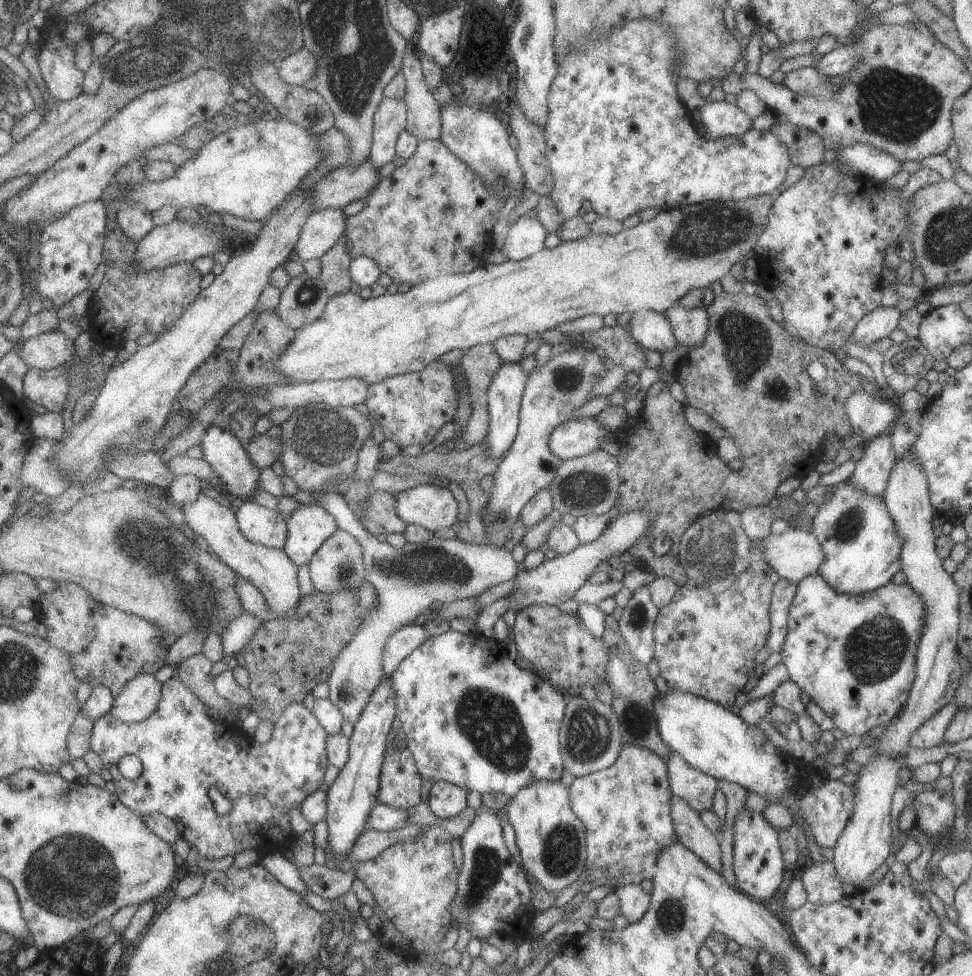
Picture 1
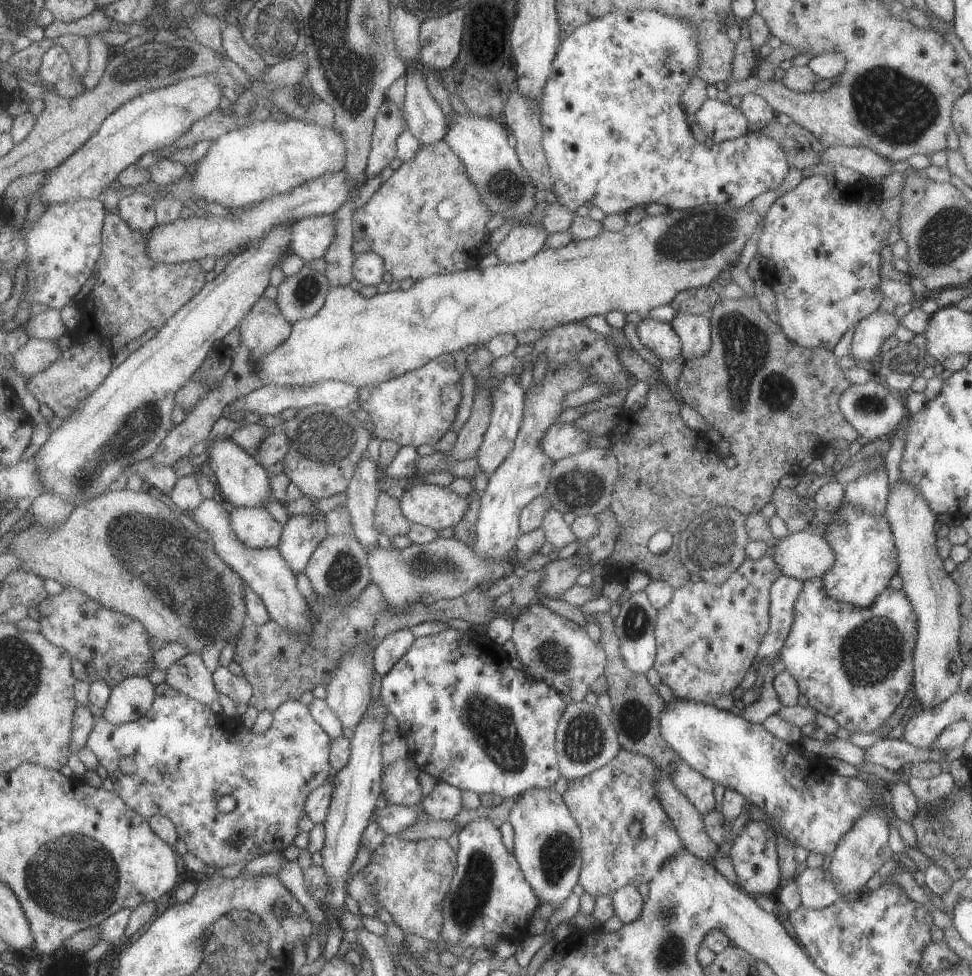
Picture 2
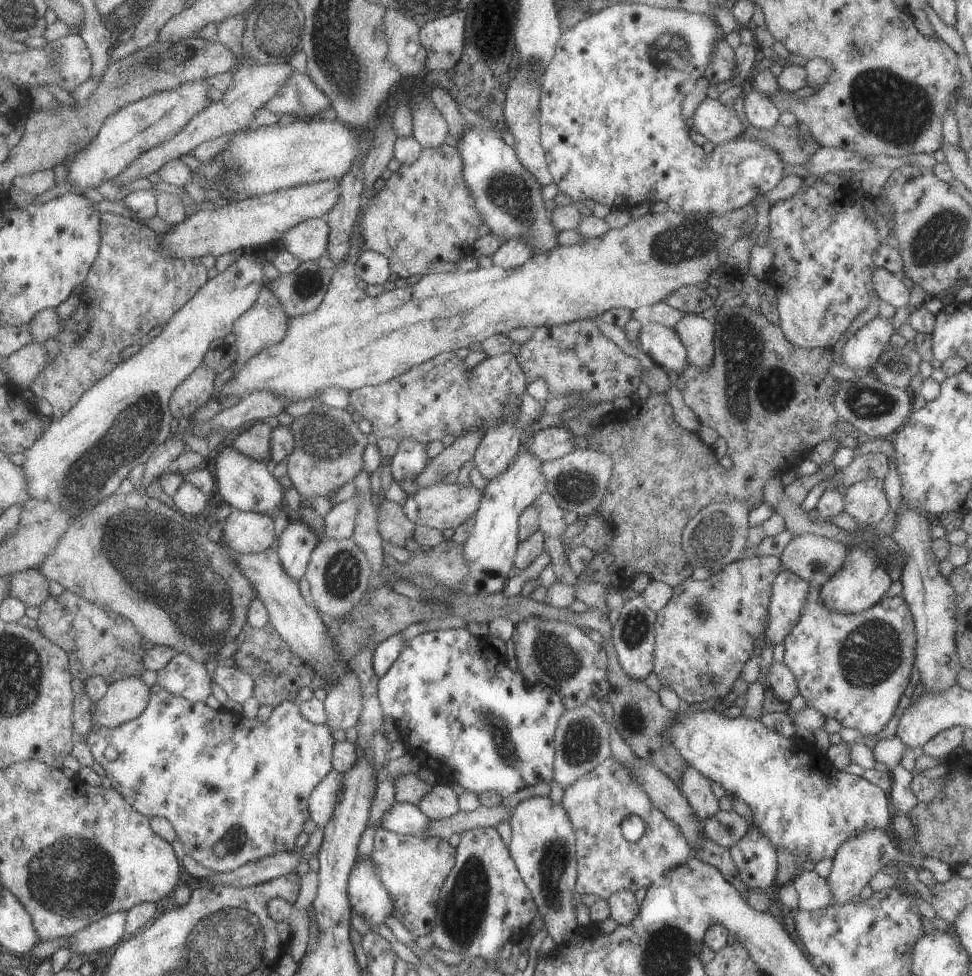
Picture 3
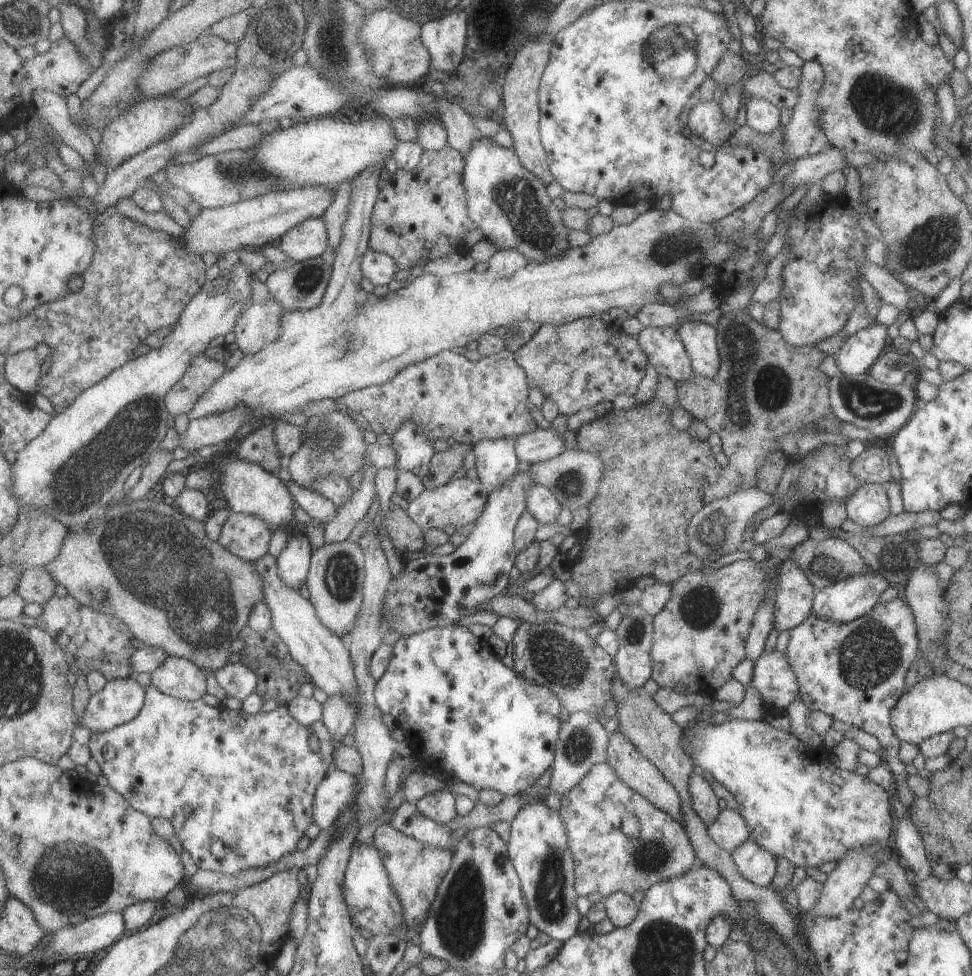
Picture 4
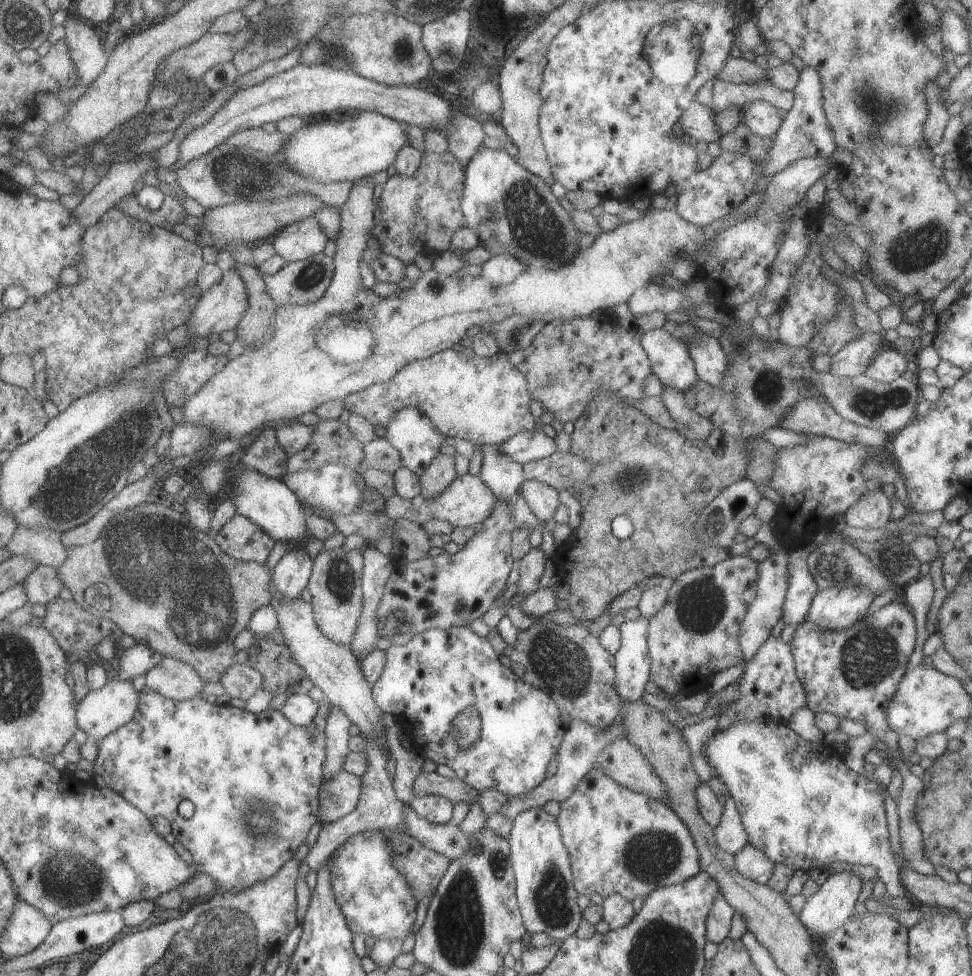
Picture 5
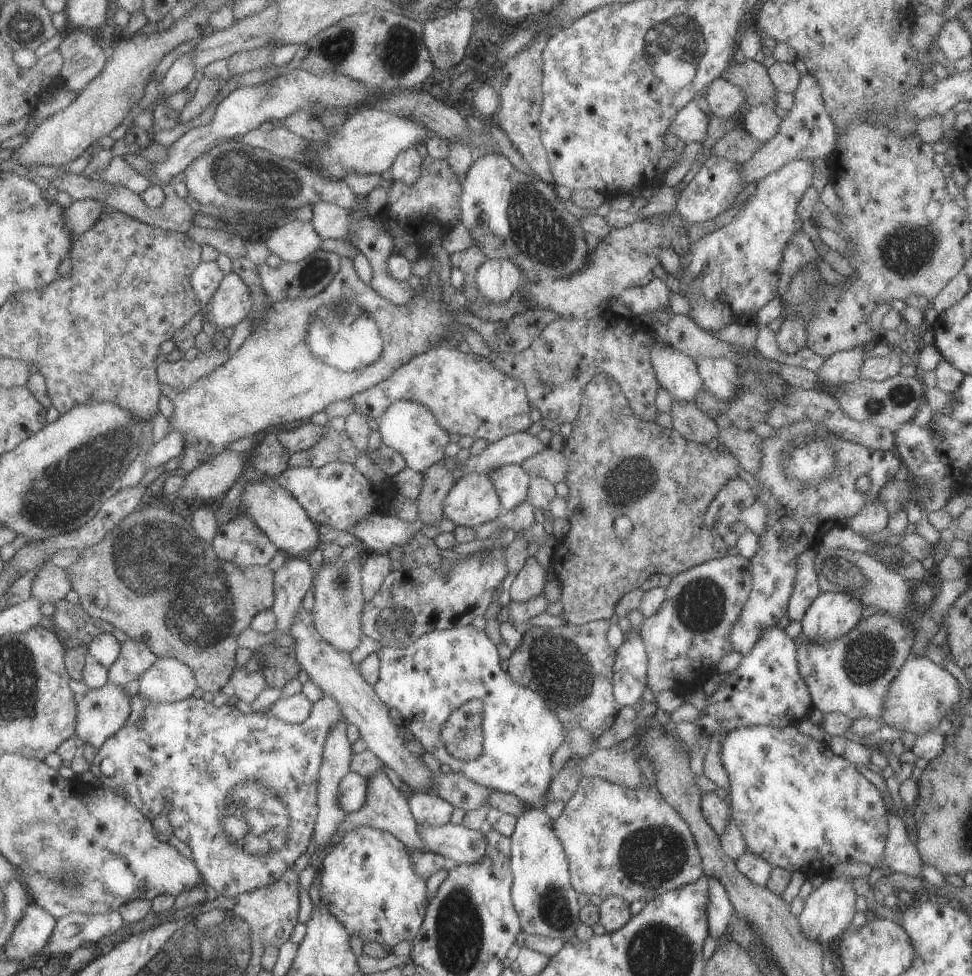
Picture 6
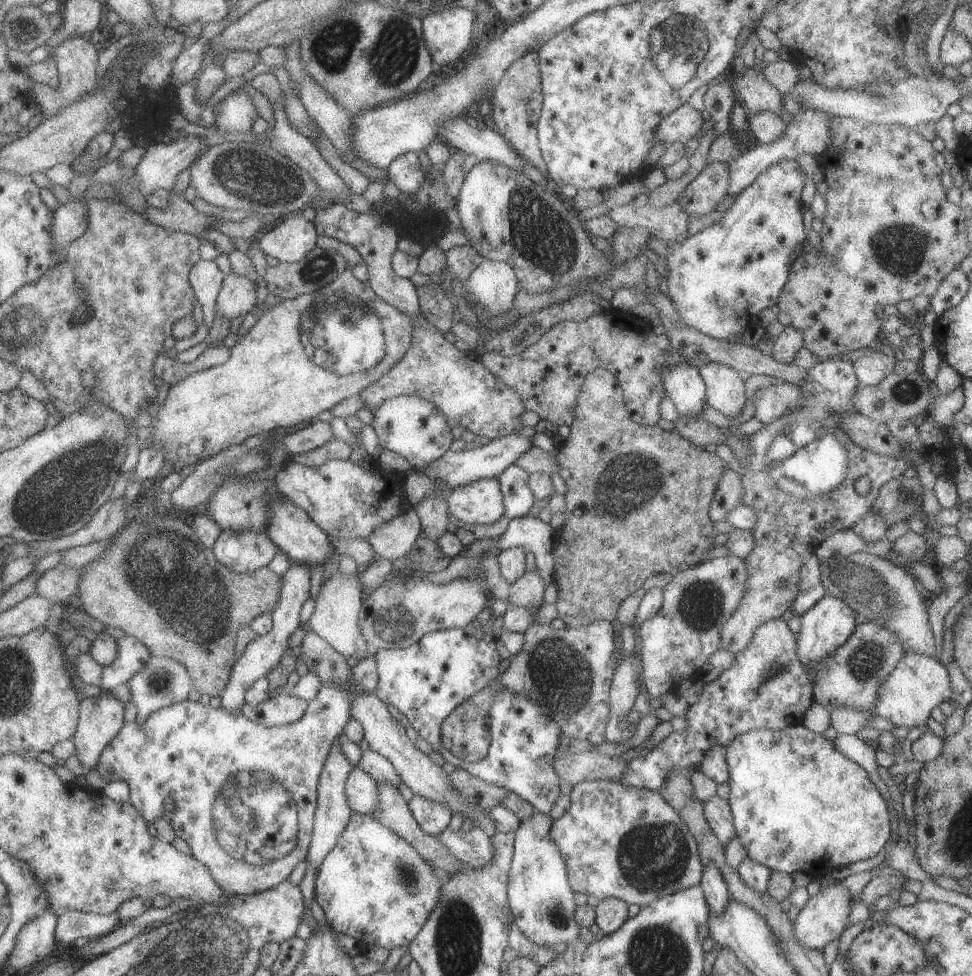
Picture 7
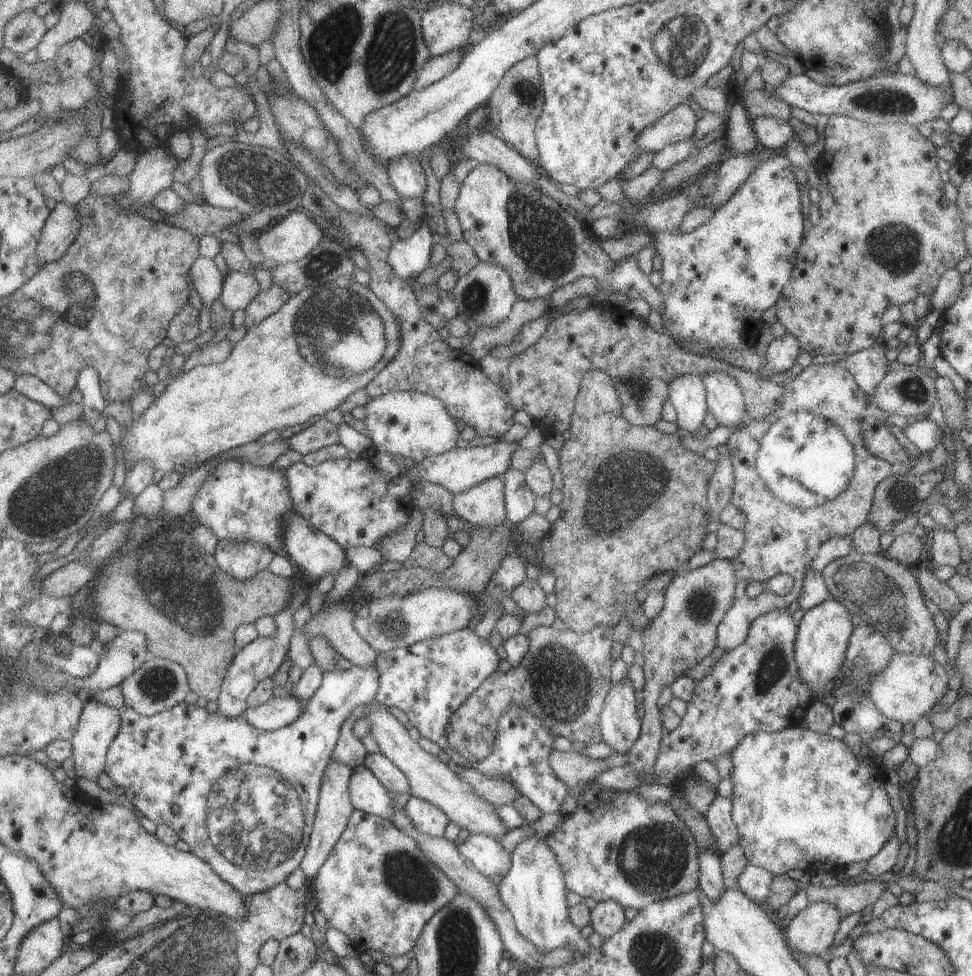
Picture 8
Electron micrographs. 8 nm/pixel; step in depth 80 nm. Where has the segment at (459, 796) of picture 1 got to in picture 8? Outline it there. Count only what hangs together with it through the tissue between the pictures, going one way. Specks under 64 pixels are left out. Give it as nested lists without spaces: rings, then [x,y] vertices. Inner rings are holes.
[[[410,797],[403,810],[418,832],[431,837],[443,837],[449,821],[437,806],[418,797]]]

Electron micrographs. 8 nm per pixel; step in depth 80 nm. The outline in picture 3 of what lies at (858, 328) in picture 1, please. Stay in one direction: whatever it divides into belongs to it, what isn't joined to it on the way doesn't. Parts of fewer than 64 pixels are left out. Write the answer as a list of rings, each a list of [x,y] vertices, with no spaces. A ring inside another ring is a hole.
[[[877,314],[863,324],[841,347],[842,364],[849,368],[869,369],[888,348],[889,336],[895,333],[891,322]]]

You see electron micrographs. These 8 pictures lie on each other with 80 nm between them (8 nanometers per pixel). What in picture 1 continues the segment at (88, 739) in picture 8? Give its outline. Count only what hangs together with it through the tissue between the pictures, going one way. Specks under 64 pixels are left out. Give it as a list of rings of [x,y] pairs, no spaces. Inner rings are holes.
[[[153,674],[134,676],[112,699],[108,713],[124,723],[145,720],[157,708],[161,695],[162,684],[153,677]]]

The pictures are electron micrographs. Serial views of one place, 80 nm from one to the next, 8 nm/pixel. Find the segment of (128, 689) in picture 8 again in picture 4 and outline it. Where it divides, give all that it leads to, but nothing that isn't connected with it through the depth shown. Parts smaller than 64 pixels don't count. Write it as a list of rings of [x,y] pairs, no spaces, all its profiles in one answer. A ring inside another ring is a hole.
[[[167,657],[167,660],[150,672],[150,684],[163,694],[194,701],[205,694],[205,675],[193,660]]]

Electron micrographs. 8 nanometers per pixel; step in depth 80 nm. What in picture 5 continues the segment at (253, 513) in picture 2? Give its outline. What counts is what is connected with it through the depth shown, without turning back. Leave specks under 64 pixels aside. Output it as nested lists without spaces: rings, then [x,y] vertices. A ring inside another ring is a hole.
[[[236,514],[213,538],[216,547],[239,562],[265,565],[274,541],[257,524]]]

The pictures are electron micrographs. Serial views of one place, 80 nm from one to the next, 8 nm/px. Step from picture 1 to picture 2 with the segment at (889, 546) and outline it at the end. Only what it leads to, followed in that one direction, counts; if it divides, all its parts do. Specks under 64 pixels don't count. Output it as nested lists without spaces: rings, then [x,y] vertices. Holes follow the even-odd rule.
[[[845,499],[834,510],[831,522],[824,524],[822,537],[833,551],[833,564],[820,576],[831,599],[865,608],[887,588],[898,569],[898,550],[895,548],[890,524],[883,514],[864,513]]]

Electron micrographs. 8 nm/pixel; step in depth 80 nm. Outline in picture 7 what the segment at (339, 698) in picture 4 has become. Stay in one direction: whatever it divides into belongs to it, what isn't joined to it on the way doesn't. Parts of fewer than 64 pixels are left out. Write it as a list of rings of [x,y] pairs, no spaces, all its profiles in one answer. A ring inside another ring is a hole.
[[[335,738],[333,744],[331,744],[331,748],[329,748],[329,754],[327,754],[327,758],[325,758],[323,768],[318,775],[316,810],[310,844],[304,861],[307,865],[315,868],[315,871],[318,870],[323,858],[329,853],[329,850],[333,849],[337,838],[349,823],[352,811],[351,808],[347,806],[347,798],[345,798],[345,780],[347,780],[347,776],[349,776],[352,768],[351,764],[347,762],[347,758],[341,754],[339,740]]]

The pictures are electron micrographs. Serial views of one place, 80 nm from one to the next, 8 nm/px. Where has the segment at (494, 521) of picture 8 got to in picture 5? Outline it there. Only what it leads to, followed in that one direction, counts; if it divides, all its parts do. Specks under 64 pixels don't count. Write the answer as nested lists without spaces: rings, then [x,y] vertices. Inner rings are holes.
[[[466,473],[463,476],[457,476],[441,494],[431,496],[431,498],[425,499],[418,495],[409,502],[407,499],[393,494],[384,502],[384,509],[385,516],[391,521],[395,519],[407,520],[407,522],[410,521],[422,527],[429,520],[441,520],[448,522],[451,527],[477,528],[493,512],[495,504],[497,504],[497,498],[485,486],[481,476],[479,474],[471,476],[471,474]]]

